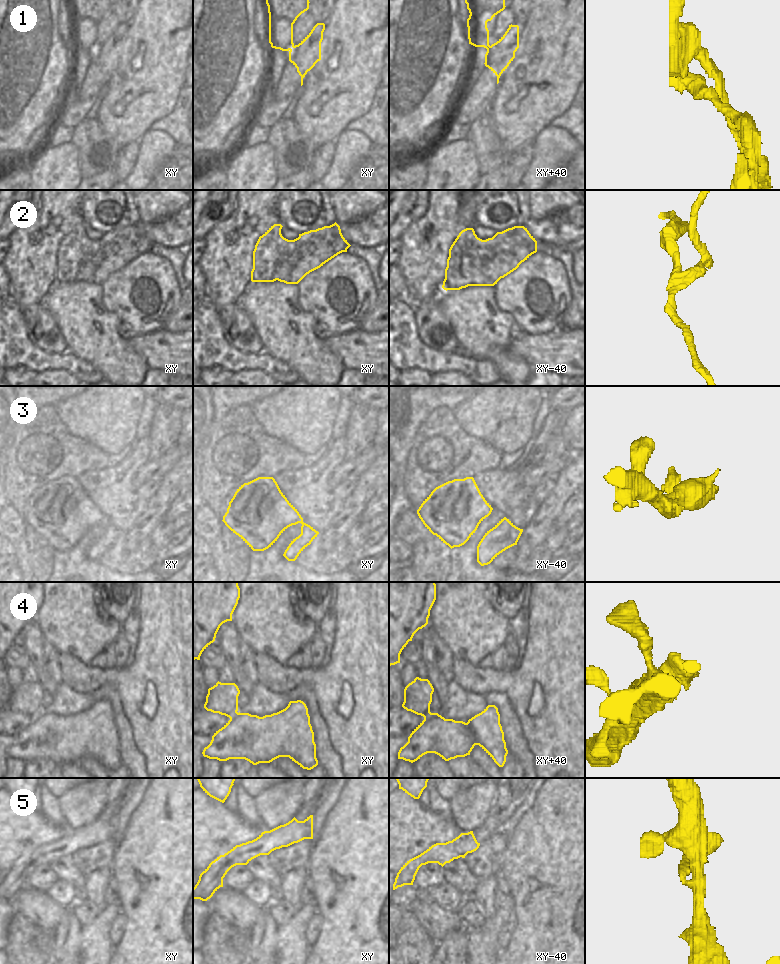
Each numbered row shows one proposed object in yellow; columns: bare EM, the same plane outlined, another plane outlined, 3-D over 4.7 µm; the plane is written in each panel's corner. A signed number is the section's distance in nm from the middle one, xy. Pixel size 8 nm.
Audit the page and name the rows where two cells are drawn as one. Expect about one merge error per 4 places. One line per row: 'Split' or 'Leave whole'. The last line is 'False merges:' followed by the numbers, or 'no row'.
1: Split
2: Split
3: Leave whole
4: Leave whole
5: Leave whole
False merges: 1, 2.

